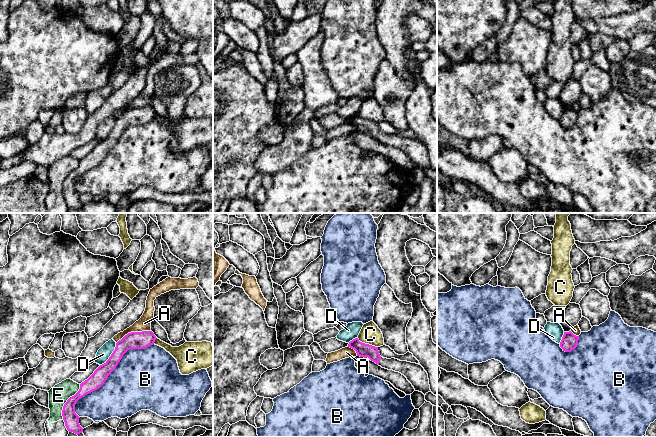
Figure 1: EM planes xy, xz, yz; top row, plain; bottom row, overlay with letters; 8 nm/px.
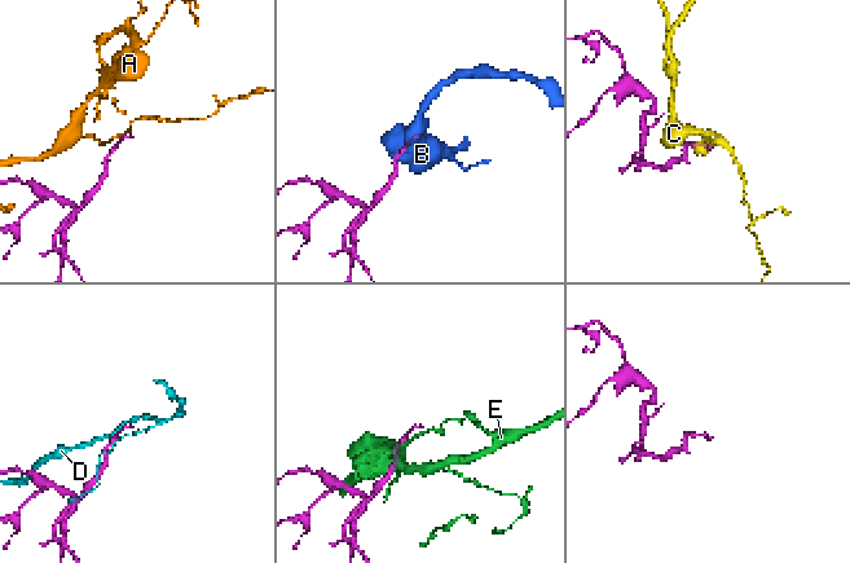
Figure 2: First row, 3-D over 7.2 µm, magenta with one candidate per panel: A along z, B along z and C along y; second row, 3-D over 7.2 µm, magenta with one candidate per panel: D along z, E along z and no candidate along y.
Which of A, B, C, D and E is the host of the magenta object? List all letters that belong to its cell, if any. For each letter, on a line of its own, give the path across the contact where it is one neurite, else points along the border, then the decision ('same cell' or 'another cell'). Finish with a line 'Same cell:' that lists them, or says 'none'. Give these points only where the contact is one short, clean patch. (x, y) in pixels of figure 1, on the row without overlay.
A: another cell
B: another cell
C: border along xz (357, 113), (360, 117), (377, 123); another cell
D: another cell
E: another cell
Same cell: none

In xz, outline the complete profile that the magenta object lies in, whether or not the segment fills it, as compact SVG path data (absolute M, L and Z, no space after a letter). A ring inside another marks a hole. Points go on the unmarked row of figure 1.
M335 113L318 120L325 129L331 129L345 123L350 123L356 127L357 132L364 134L368 133L382 144L393 146L404 151L412 160L415 167L422 168L424 171L431 168L428 150L421 141L407 137L400 137L395 134L383 134L379 130L378 123L362 119L358 114L346 119Z

